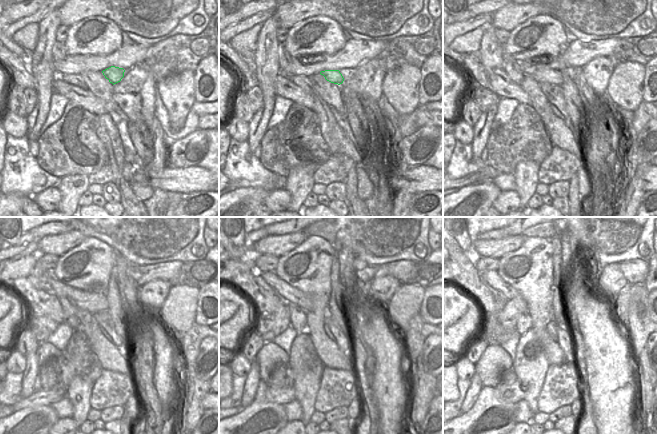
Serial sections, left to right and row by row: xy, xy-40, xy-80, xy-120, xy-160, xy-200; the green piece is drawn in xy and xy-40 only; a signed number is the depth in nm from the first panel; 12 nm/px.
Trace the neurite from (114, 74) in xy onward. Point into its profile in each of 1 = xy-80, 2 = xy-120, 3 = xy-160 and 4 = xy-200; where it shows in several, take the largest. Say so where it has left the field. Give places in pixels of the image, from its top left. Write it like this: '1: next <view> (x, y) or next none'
1: next xy-80 (540, 75)
2: next xy-120 (93, 302)
3: next xy-160 (304, 300)
4: next xy-200 (491, 277)

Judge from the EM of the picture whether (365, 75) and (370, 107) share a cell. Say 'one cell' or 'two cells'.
one cell

